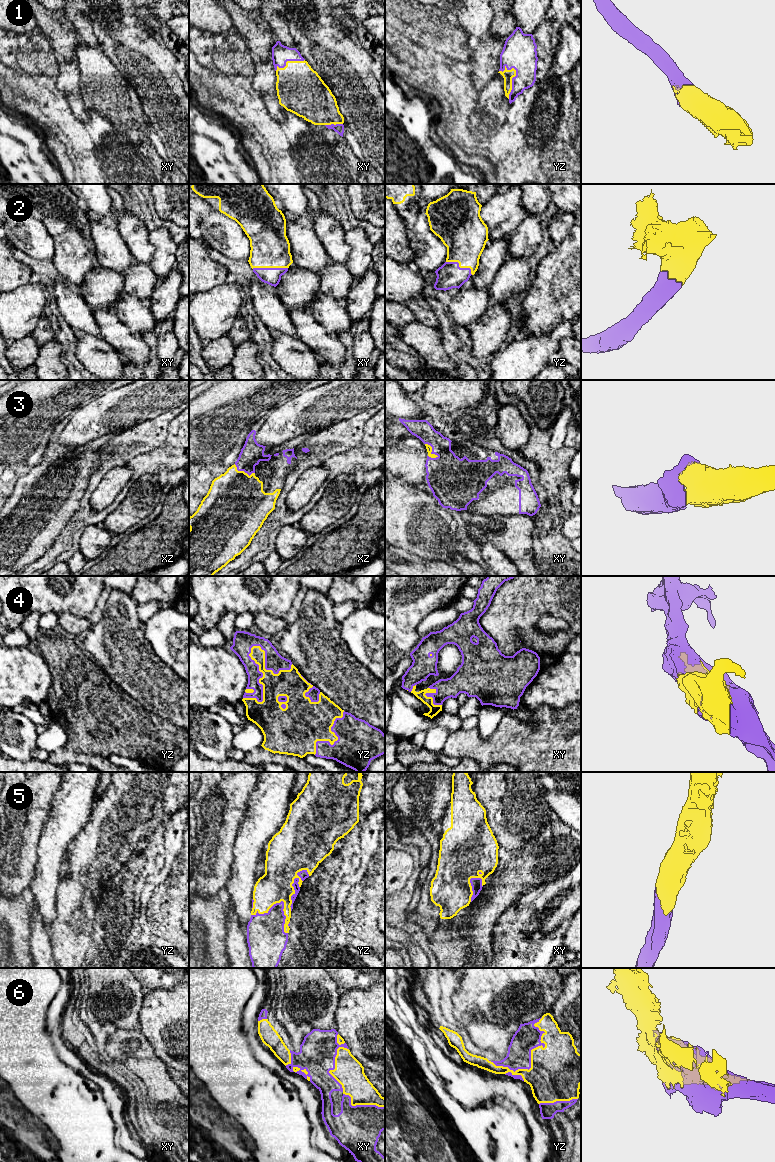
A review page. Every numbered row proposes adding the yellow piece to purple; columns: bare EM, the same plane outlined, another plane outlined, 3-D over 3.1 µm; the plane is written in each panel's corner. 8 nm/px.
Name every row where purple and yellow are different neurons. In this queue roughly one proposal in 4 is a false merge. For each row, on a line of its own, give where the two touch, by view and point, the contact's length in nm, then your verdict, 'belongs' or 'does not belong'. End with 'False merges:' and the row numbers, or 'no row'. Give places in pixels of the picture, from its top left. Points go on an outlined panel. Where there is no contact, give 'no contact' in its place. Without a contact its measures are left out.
1: yz (512, 79) | 280 nm | belongs
2: xy (269, 268) | 280 nm | belongs
3: xy (432, 450) | 160 nm | belongs
4: yz (249, 653) | 480 nm | belongs
5: yz (283, 902) | 340 nm | belongs
6: yz (530, 1060) | 550 nm | belongs
False merges: no row

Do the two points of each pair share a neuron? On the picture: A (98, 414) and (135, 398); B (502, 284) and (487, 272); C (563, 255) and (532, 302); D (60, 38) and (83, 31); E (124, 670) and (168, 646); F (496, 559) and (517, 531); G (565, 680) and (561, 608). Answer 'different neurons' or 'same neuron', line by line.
A: same neuron
B: different neurons
C: same neuron
D: different neurons
E: different neurons
F: different neurons
G: different neurons

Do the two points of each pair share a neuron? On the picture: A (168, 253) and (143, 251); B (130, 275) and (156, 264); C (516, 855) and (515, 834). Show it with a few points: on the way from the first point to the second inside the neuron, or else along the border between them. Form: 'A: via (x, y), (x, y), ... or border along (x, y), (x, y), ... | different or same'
A: border along (150, 232), (153, 257), (148, 264) | different
B: border along (148, 265), (158, 282) | different
C: border along (536, 836), (522, 841), (517, 848), (510, 851) | different

